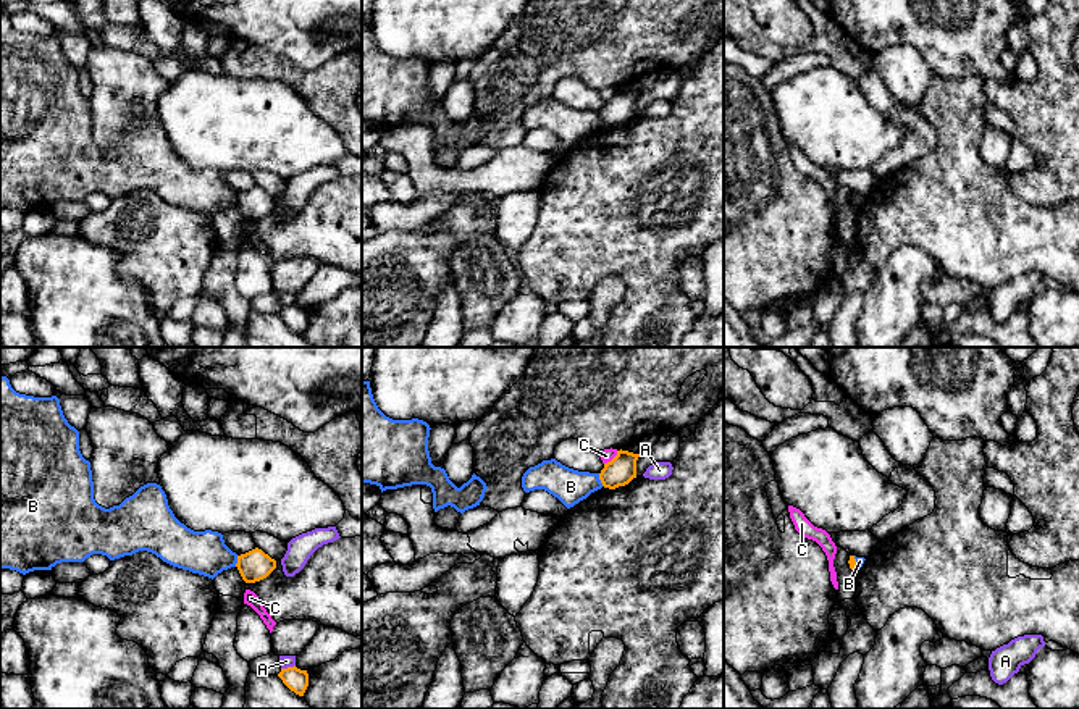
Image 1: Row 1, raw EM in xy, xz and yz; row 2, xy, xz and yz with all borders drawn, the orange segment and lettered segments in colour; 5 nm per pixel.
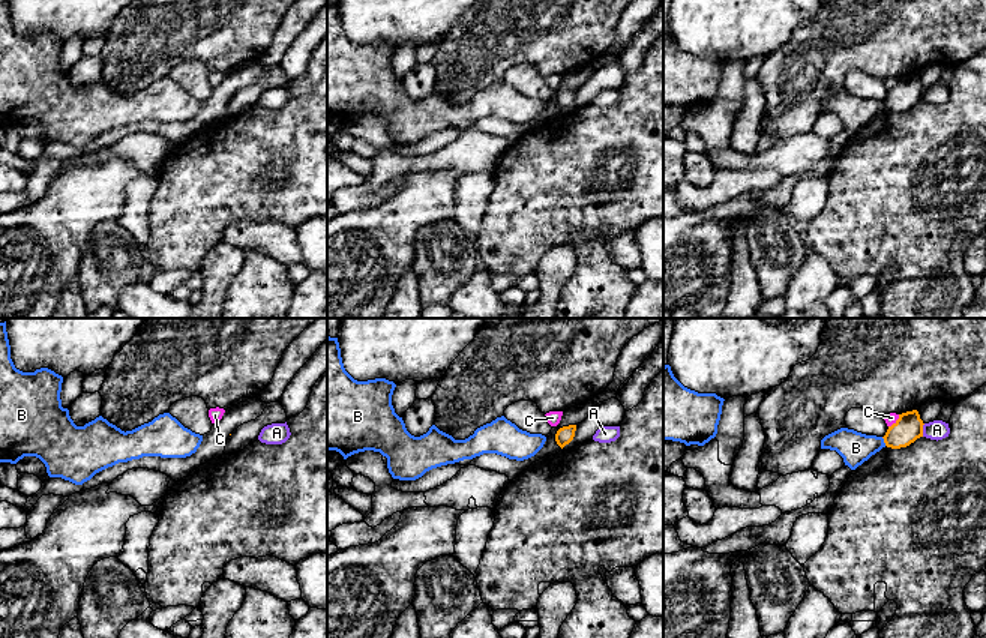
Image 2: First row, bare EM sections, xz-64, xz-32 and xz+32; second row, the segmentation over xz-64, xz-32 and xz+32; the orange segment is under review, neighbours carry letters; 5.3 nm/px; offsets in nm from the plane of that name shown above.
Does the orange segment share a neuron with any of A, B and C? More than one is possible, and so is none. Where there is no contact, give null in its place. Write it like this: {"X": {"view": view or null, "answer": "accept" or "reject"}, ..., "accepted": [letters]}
{"A": {"view": "xy", "answer": "reject"}, "B": {"view": "xz", "answer": "reject"}, "C": {"view": "xz", "answer": "reject"}, "accepted": []}

